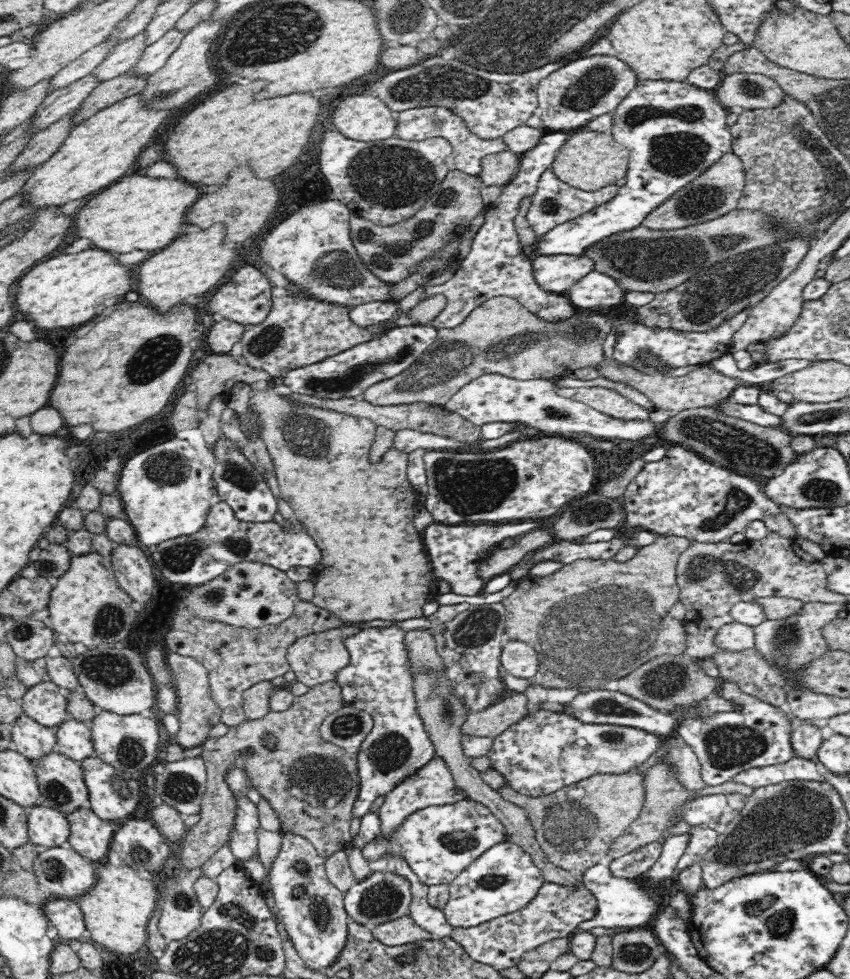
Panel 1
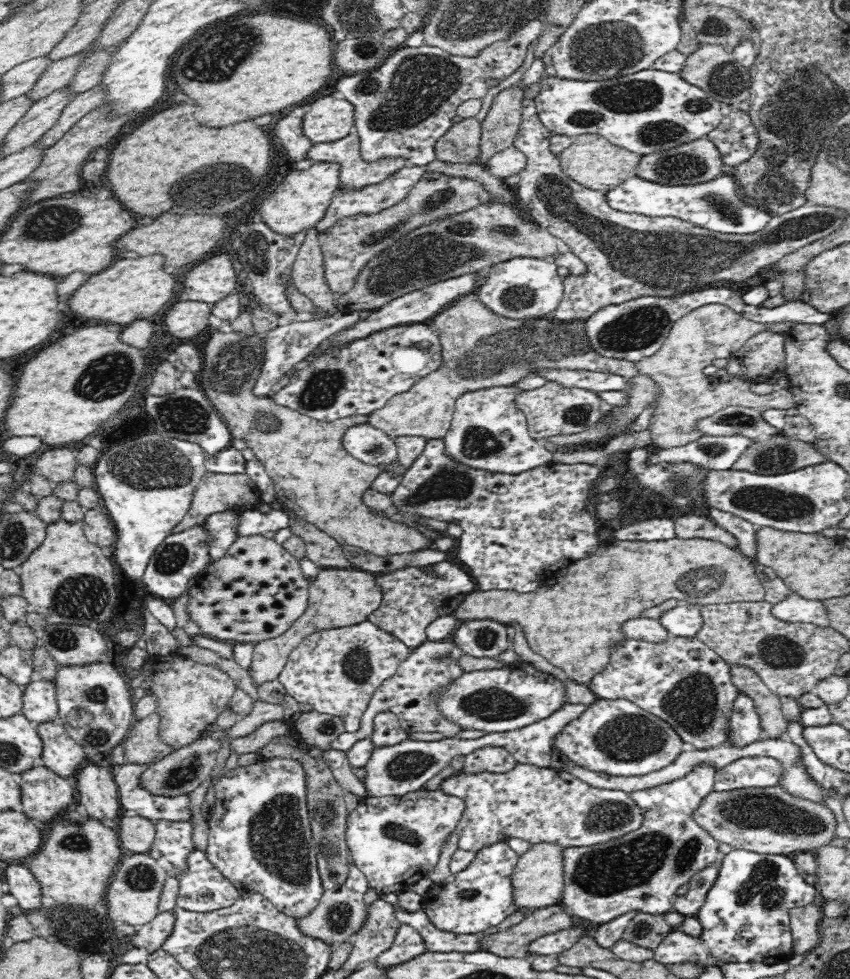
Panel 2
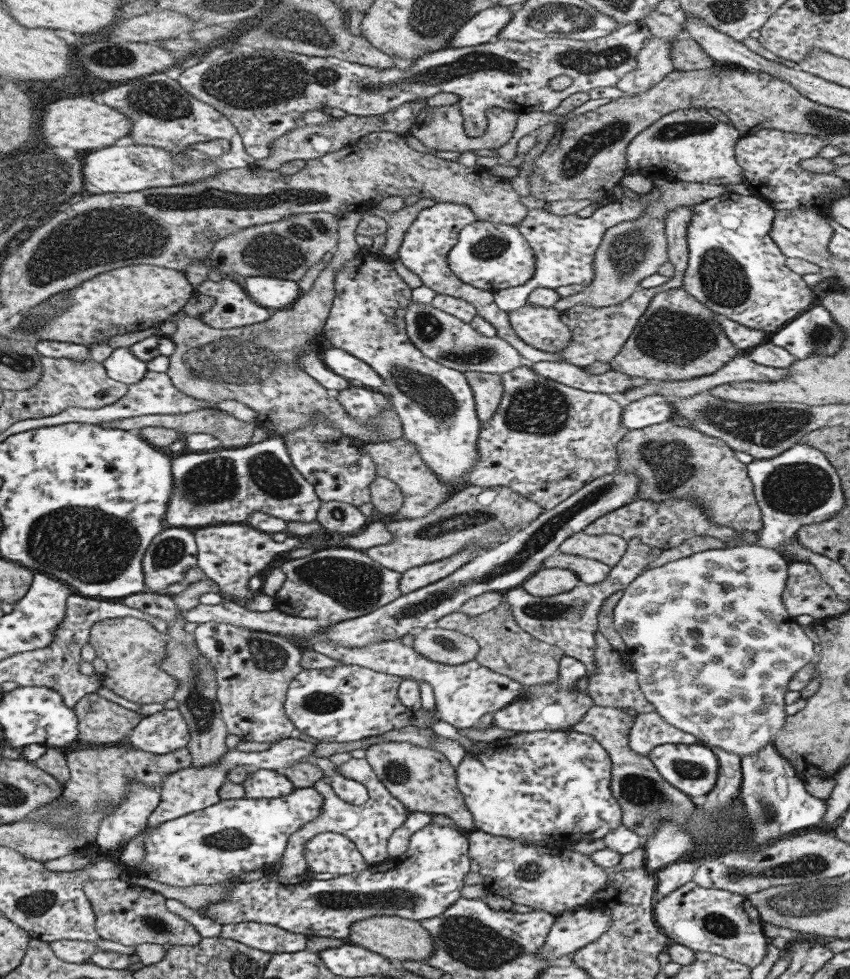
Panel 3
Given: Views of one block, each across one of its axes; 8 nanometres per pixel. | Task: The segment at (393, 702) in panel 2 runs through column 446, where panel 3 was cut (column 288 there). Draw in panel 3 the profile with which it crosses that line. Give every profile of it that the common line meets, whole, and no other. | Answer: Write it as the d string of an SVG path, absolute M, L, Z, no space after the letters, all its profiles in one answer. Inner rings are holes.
M205 622L198 624L193 637L201 652L210 661L217 682L217 699L221 708L221 715L229 734L239 736L242 741L252 741L269 746L272 742L287 739L295 731L294 723L284 712L284 701L290 681L302 672L301 658L303 650L294 646L286 637L260 632L219 622Z

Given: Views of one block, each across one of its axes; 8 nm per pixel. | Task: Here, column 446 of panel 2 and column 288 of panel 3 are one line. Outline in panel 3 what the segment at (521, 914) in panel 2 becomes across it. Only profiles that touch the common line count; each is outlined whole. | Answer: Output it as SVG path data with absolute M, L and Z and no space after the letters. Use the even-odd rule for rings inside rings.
M240 922L225 924L219 934L222 938L235 940L246 947L274 955L282 952L300 952L307 949L308 937L294 934L273 924Z

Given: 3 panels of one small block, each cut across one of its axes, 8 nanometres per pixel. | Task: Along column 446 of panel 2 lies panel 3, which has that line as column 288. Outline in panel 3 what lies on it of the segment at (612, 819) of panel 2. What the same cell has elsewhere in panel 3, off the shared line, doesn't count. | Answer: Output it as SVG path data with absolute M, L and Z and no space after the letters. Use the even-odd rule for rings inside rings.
M252 769L241 785L244 787L245 797L250 799L278 798L296 789L278 769Z

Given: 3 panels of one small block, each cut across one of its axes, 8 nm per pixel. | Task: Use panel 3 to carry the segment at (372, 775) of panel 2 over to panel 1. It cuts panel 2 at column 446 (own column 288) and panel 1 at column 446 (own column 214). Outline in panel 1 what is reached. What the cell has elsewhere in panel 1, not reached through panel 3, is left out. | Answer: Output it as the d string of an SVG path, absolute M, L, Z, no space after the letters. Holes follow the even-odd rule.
M434 755L434 758L418 769L413 775L407 776L394 790L385 795L384 803L380 806L381 840L390 840L398 828L402 828L402 822L406 817L418 809L430 805L452 804L468 798L467 794L459 788L453 779L452 773L446 761Z

